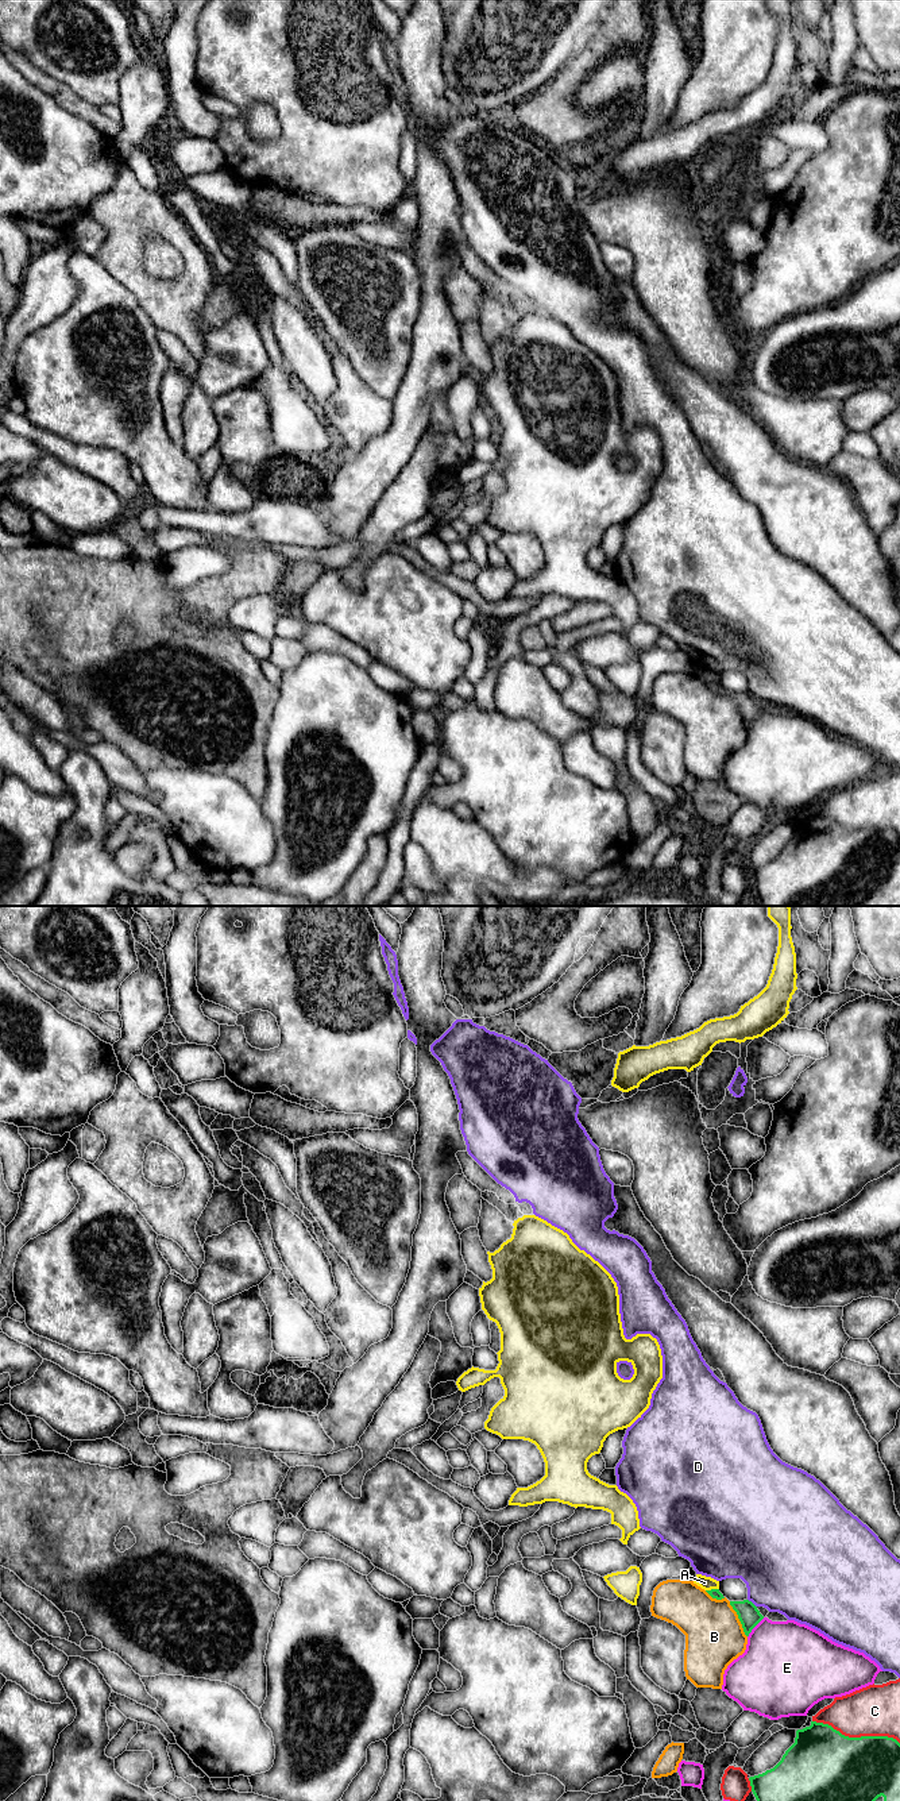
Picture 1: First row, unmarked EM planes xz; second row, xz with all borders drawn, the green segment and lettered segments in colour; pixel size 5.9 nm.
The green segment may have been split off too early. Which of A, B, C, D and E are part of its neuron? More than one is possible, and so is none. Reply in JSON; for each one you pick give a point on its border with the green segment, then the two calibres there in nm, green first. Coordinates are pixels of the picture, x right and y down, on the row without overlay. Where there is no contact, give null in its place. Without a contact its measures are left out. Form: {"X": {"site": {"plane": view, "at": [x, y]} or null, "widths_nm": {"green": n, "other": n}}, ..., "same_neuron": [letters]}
{"same_neuron": []}

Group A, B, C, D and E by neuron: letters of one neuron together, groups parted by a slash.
A / B / C / D / E

